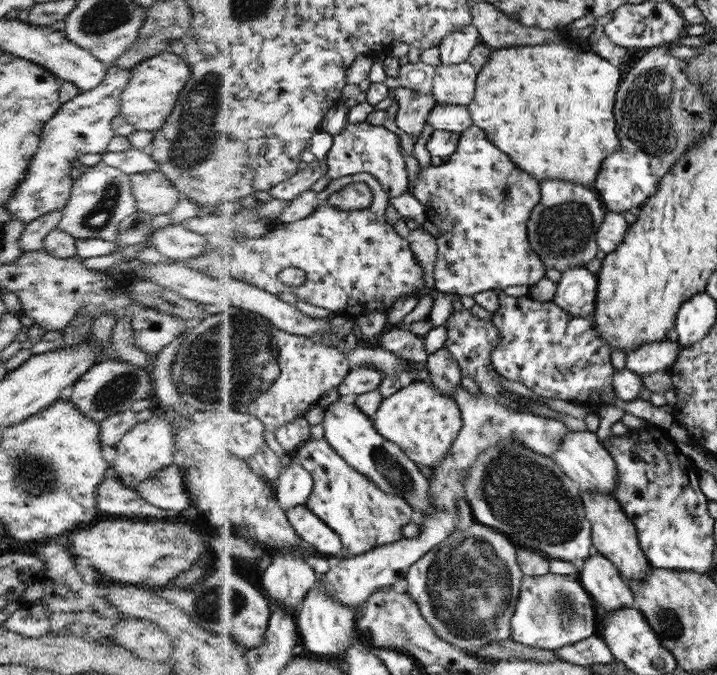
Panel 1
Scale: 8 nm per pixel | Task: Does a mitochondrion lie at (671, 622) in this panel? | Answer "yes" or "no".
yes

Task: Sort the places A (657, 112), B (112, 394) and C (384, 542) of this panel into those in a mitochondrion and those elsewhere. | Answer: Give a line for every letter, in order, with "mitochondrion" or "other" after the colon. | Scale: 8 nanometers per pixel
A: mitochondrion
B: mitochondrion
C: other

